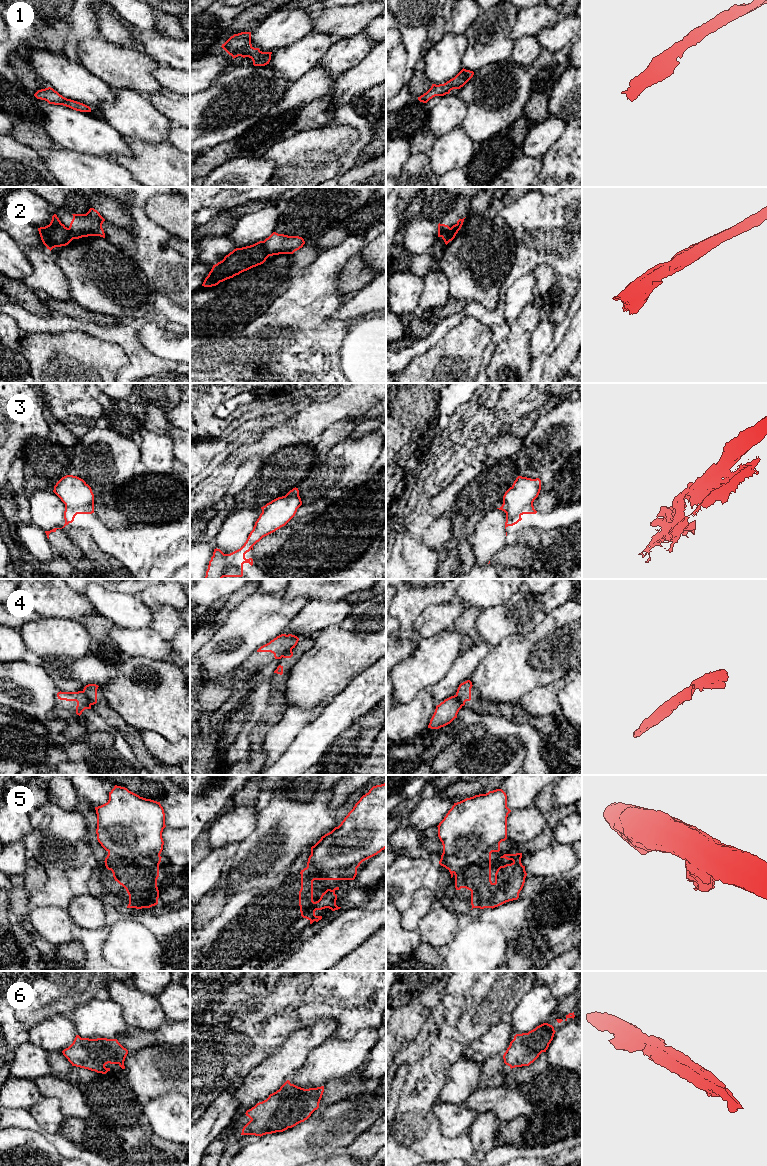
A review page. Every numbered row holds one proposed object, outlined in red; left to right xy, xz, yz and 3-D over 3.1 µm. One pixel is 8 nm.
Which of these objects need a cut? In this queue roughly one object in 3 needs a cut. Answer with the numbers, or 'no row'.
4, 5

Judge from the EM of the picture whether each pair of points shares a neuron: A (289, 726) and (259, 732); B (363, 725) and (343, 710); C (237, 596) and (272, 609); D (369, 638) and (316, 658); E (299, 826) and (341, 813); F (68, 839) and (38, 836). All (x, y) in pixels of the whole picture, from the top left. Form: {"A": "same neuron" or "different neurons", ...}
{"A": "different neurons", "B": "different neurons", "C": "different neurons", "D": "same neuron", "E": "different neurons", "F": "same neuron"}

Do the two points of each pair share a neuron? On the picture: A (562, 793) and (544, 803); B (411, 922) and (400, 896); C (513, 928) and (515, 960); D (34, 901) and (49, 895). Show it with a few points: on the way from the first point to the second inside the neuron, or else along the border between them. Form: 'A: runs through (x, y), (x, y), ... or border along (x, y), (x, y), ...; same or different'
A: border along (552, 788), (553, 801), (556, 804), (571, 805); different
B: border along (419, 889), (414, 893), (412, 903), (401, 913); different
C: runs through (513, 936), (513, 952); same
D: runs through (38, 899), (45, 897); same

